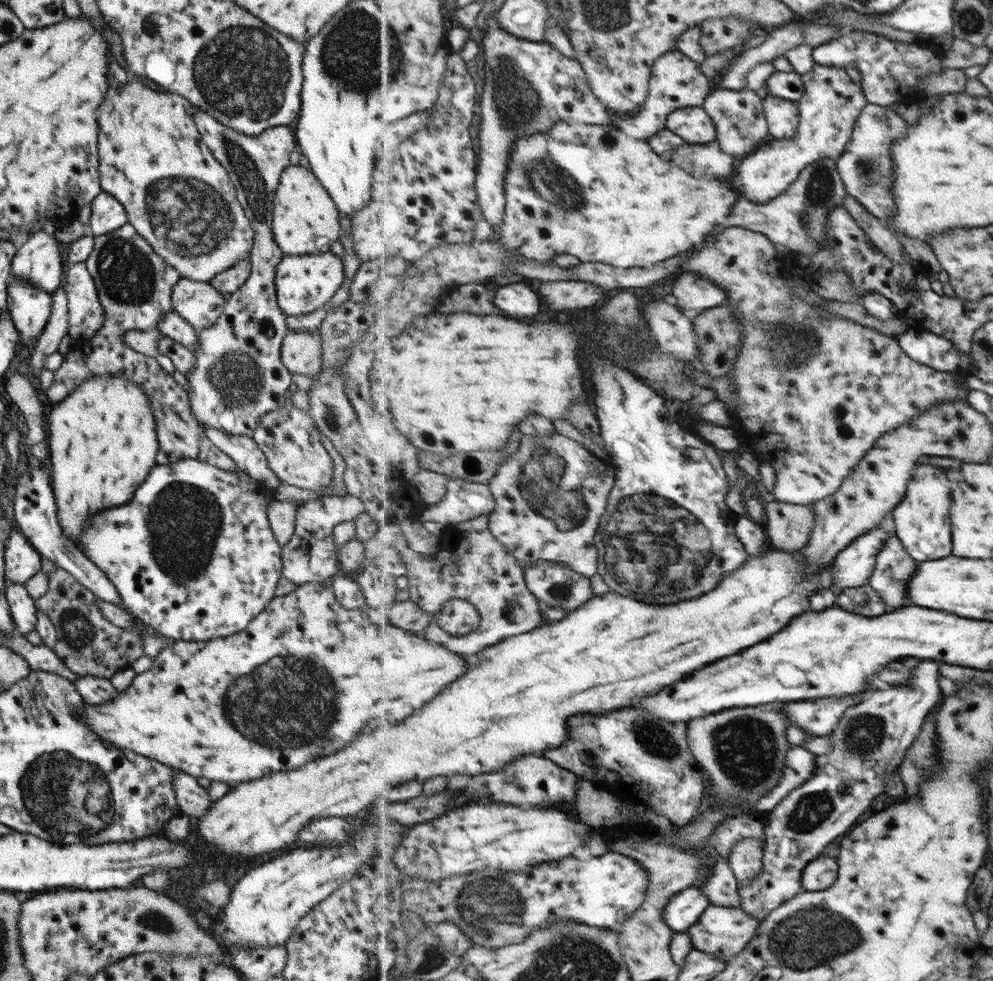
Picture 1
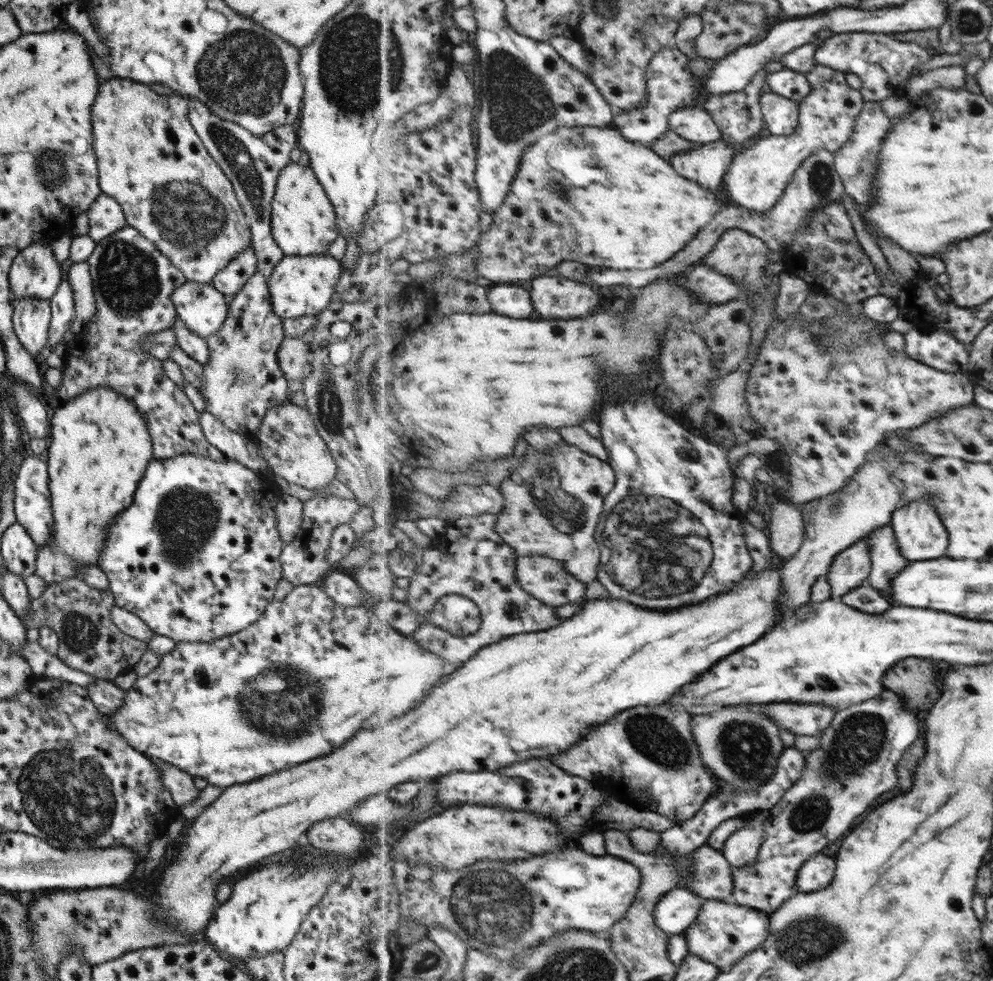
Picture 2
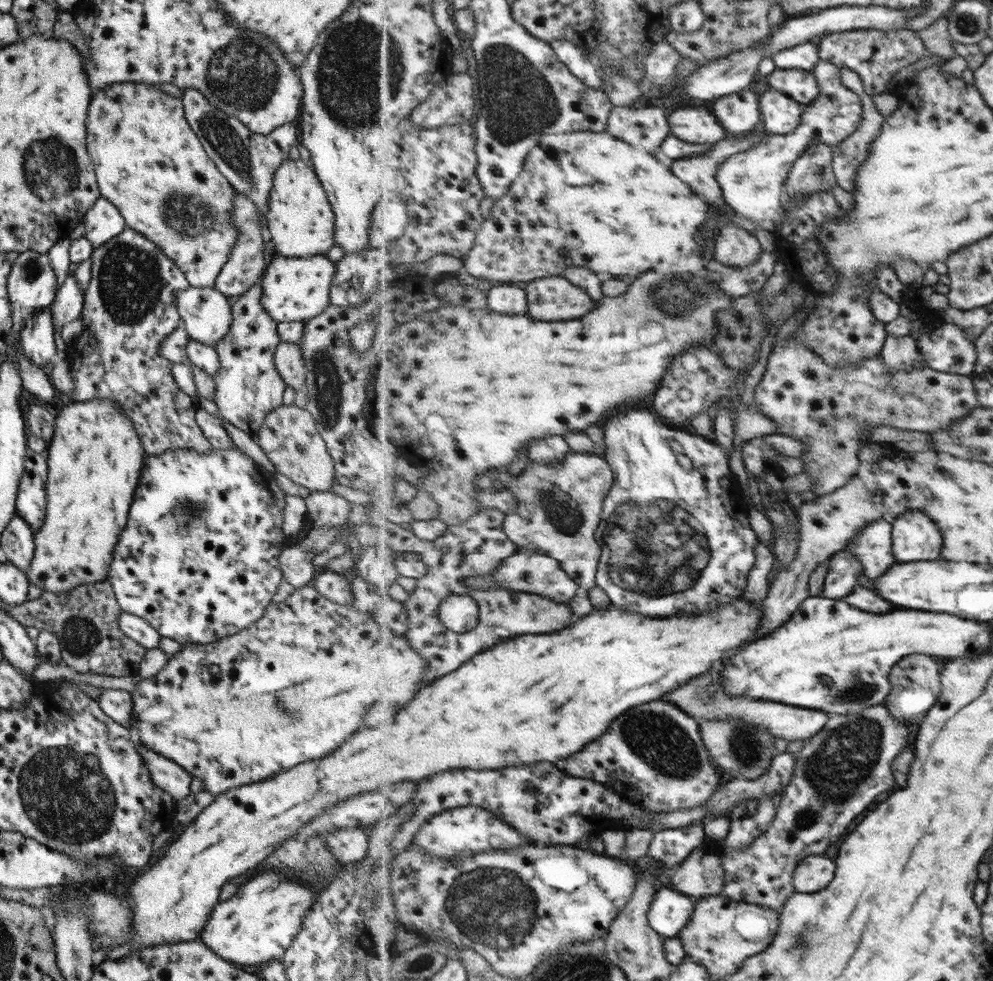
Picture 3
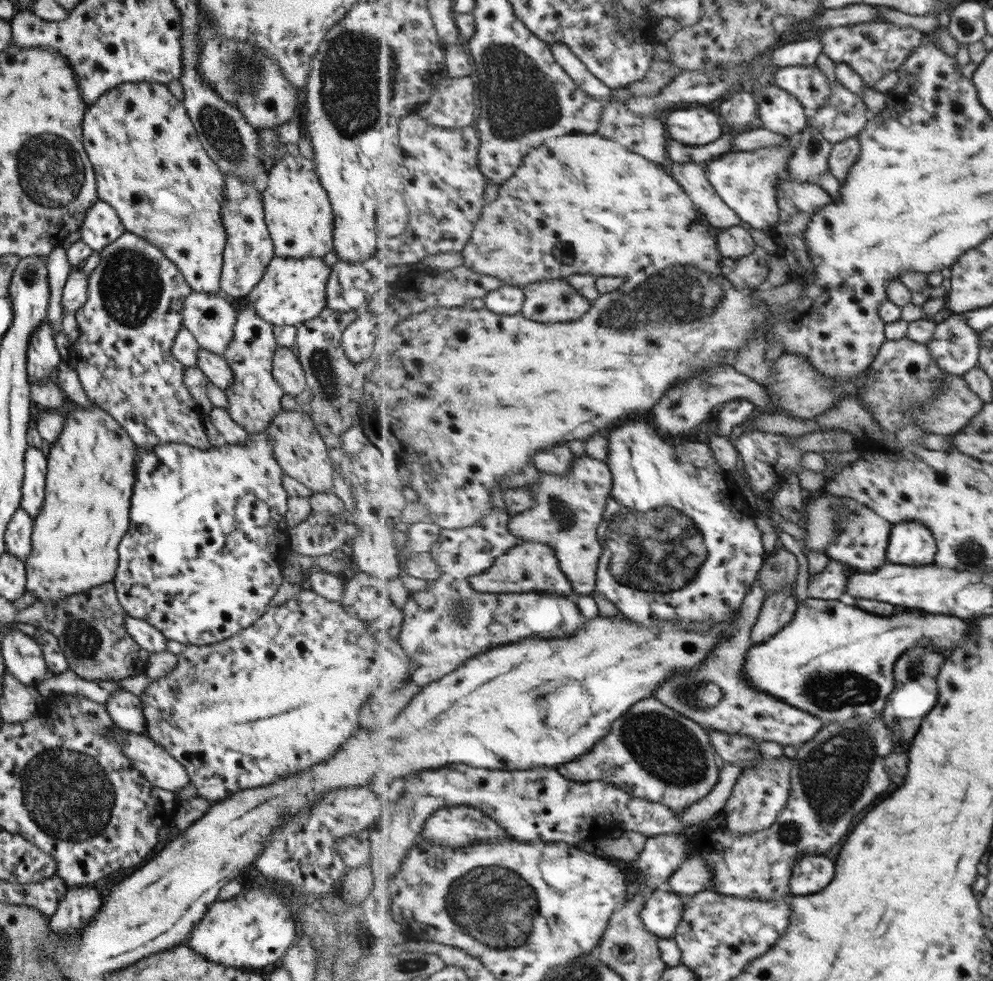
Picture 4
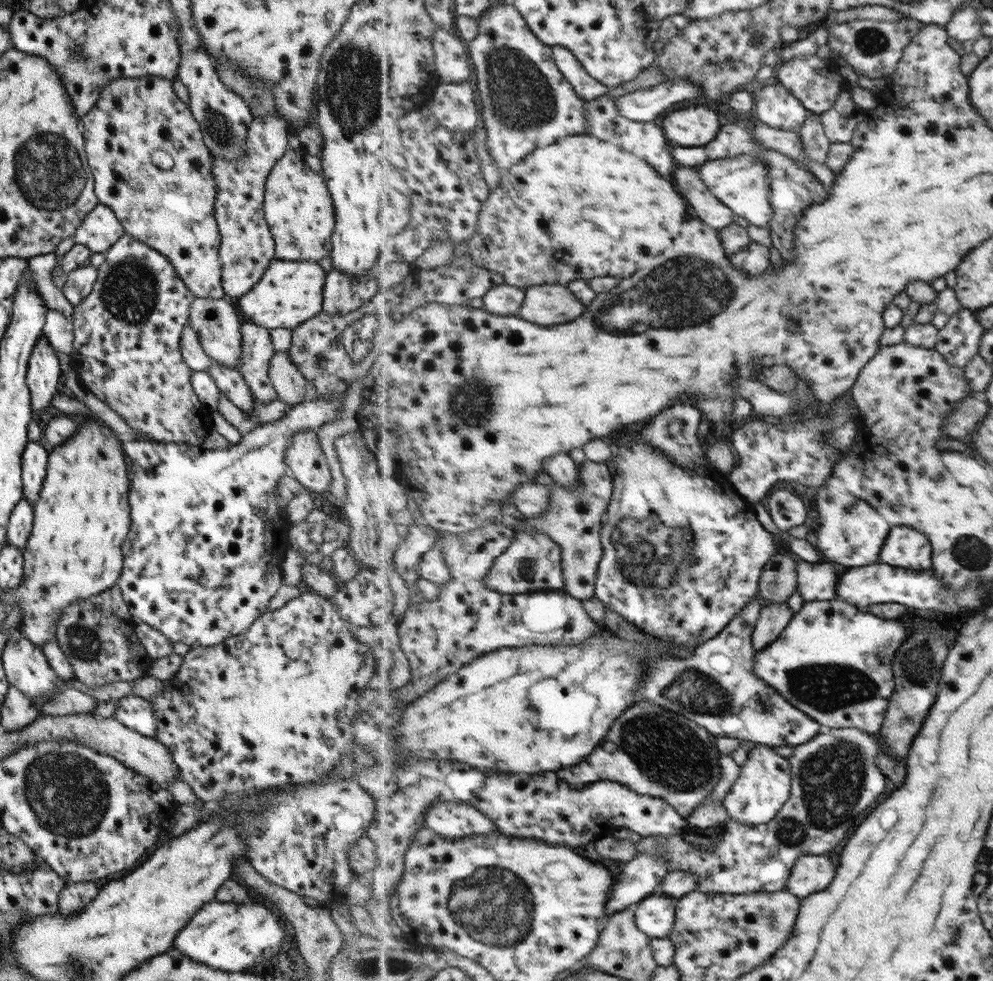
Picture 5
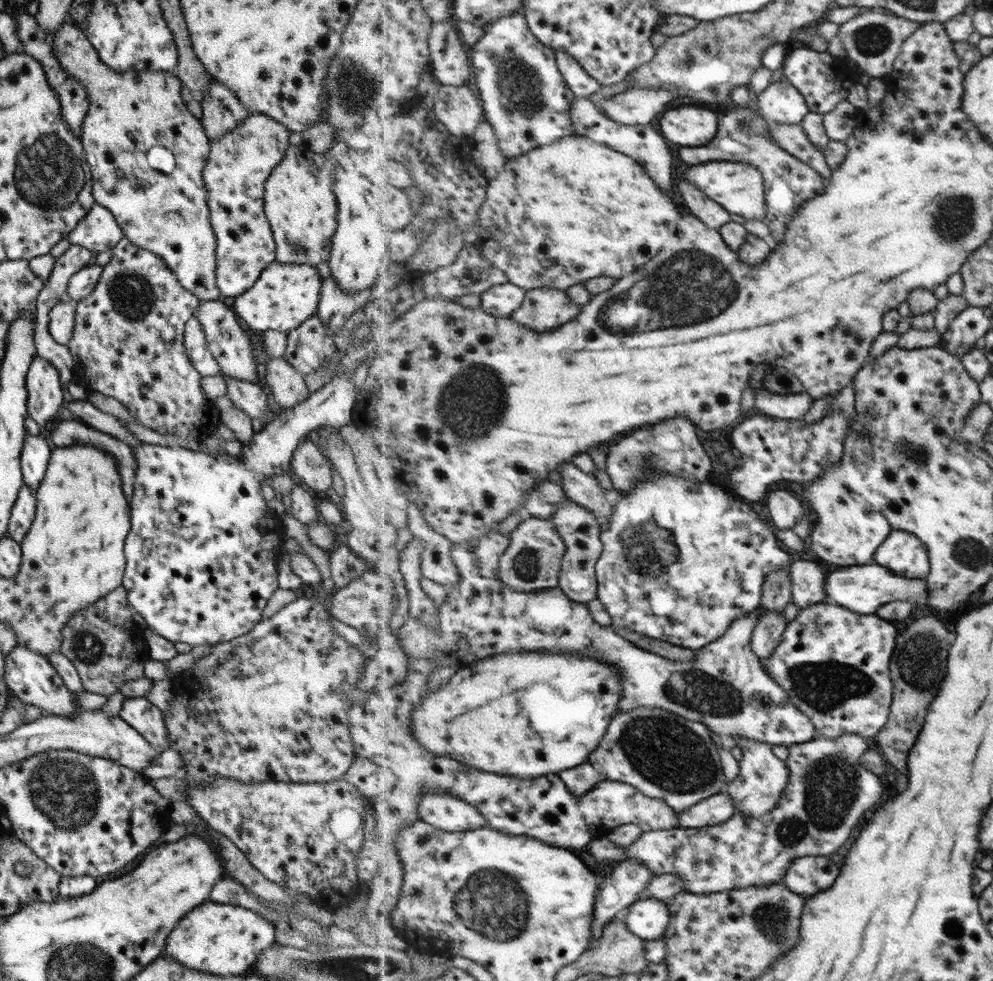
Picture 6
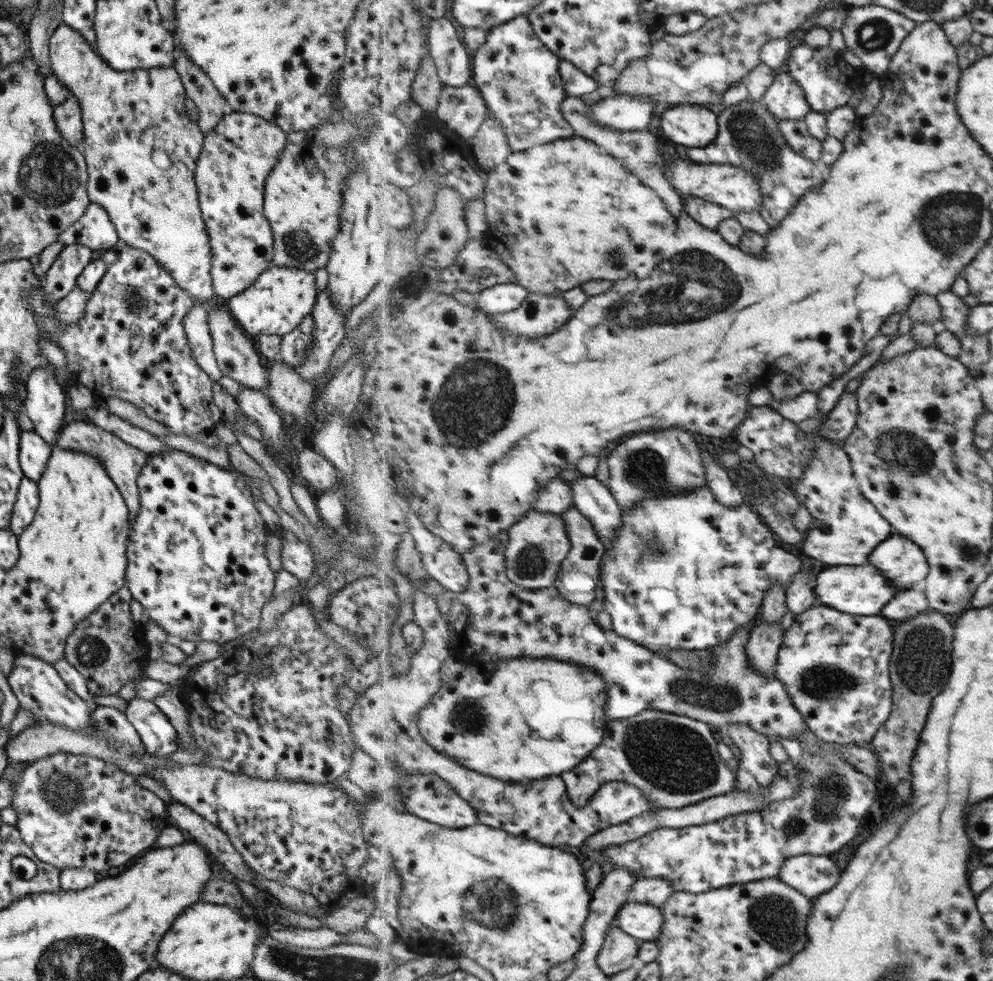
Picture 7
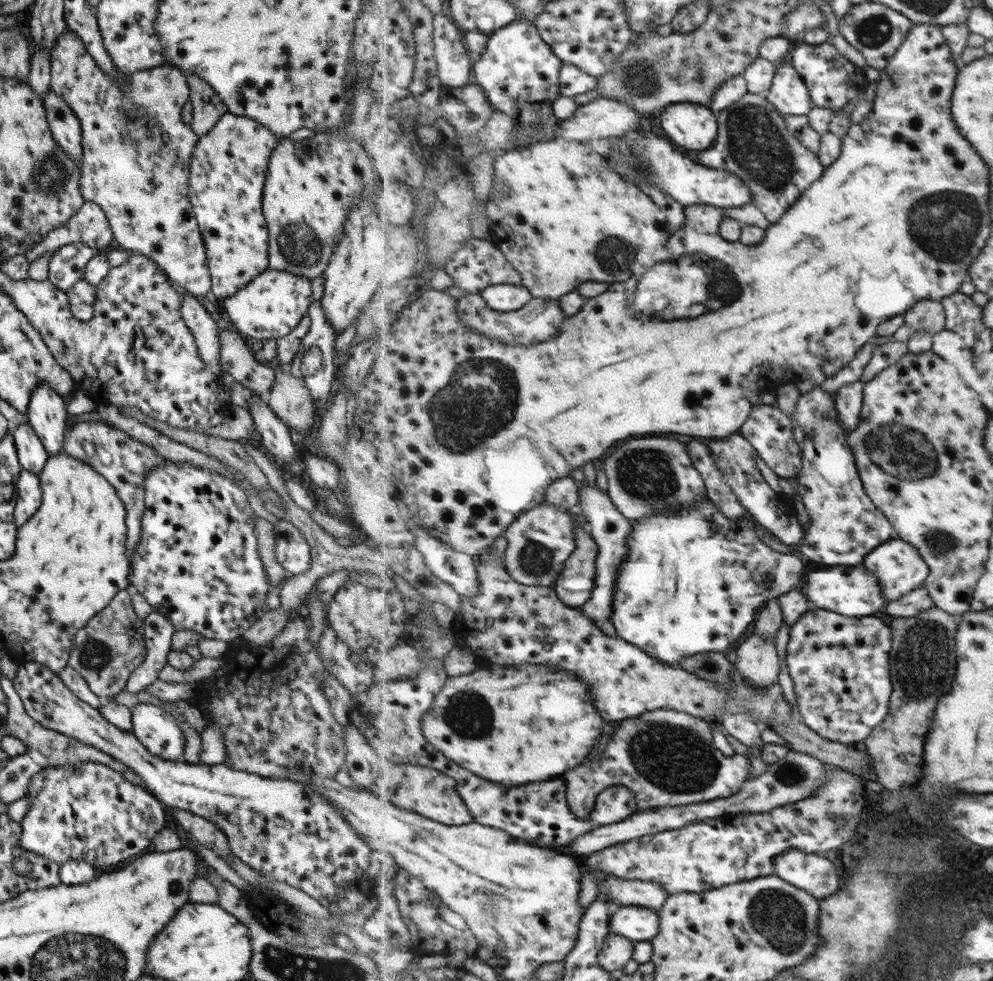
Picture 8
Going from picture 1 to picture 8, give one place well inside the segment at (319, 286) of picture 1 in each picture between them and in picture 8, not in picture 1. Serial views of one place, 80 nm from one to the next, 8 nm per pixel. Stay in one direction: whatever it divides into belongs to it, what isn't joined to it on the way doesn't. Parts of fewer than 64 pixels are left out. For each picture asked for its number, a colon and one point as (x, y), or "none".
2: (299, 286)
3: (293, 289)
4: (290, 291)
5: (288, 293)
6: (284, 295)
7: (279, 298)
8: (269, 306)

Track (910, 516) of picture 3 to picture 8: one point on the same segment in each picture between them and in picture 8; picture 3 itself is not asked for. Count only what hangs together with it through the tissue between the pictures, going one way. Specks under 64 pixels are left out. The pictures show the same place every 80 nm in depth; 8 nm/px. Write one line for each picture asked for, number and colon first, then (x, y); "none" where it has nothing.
4: (912, 541)
5: (907, 547)
6: (903, 552)
7: (903, 559)
8: (900, 567)

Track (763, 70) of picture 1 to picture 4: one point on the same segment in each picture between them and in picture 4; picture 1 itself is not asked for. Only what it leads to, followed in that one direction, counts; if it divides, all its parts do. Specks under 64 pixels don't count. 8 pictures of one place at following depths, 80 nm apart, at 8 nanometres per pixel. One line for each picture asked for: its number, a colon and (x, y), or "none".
2: (739, 114)
3: (740, 113)
4: (740, 112)

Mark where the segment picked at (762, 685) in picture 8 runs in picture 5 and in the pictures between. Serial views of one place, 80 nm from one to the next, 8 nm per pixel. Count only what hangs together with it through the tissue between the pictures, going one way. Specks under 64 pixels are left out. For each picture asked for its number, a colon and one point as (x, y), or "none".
5: (775, 617)
6: (772, 626)
7: (767, 638)

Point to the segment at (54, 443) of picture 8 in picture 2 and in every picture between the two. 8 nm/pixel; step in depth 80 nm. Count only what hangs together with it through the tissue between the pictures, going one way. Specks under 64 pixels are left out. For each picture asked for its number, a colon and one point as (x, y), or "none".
2: (30, 318)
3: (36, 334)
4: (42, 360)
5: (42, 373)
6: (44, 398)
7: (43, 404)

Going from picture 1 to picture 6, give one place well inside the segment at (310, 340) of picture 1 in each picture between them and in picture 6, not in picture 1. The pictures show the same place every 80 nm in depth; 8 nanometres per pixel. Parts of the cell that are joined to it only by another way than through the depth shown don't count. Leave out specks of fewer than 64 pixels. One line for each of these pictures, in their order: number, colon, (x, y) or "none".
2: (291, 355)
3: (287, 360)
4: (285, 369)
5: (285, 379)
6: (286, 388)

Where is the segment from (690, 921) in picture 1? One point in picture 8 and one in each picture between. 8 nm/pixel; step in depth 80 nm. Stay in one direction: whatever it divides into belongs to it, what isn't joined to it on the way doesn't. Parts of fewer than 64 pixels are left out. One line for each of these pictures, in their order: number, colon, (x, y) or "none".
2: (678, 910)
3: (672, 910)
4: (663, 913)
5: (656, 915)
6: (648, 918)
7: (645, 922)
8: (637, 923)

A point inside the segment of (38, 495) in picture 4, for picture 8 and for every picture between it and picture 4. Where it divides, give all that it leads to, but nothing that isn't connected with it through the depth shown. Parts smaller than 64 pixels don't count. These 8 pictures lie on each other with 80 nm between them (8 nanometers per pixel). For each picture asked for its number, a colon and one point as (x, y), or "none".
5: (33, 459)
6: (35, 451)
7: (33, 452)
8: (31, 455)

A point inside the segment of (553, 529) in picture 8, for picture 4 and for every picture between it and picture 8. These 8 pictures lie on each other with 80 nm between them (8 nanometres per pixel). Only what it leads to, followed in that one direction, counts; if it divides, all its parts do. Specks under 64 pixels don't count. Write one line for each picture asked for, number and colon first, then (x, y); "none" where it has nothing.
4: (529, 566)
5: (533, 562)
6: (533, 561)
7: (538, 544)

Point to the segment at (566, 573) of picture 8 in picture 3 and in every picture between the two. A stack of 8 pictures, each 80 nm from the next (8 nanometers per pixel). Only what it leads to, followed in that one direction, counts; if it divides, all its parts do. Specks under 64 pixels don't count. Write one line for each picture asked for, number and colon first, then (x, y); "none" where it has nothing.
3: (590, 477)
4: (584, 492)
5: (573, 520)
6: (578, 526)
7: (578, 581)

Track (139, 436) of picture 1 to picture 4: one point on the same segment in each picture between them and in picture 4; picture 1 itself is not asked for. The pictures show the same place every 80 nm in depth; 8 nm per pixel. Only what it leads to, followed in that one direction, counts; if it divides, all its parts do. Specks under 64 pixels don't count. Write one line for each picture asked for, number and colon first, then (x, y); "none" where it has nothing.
2: (99, 446)
3: (93, 460)
4: (90, 471)

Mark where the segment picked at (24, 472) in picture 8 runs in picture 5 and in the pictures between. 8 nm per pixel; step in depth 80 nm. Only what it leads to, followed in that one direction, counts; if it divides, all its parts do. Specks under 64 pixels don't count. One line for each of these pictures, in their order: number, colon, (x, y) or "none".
5: (19, 524)
6: (22, 512)
7: (23, 510)

